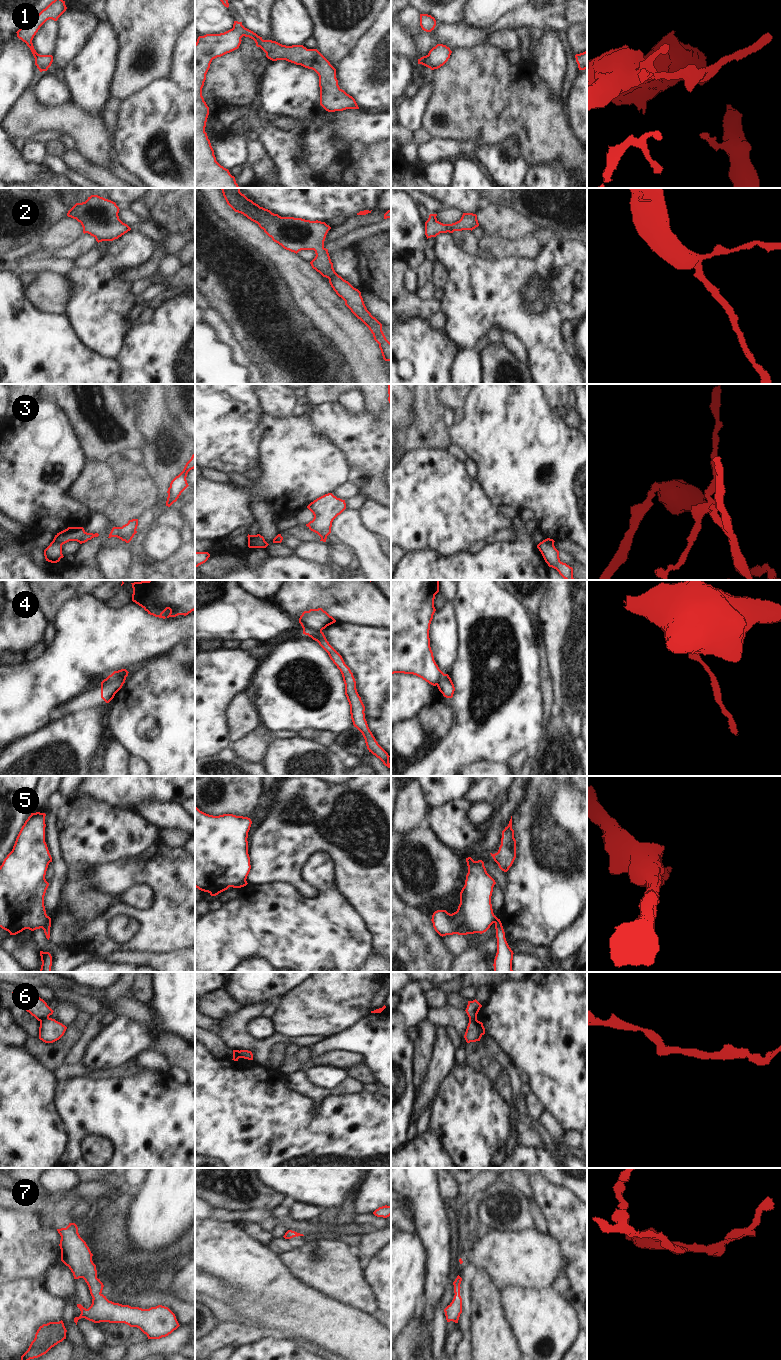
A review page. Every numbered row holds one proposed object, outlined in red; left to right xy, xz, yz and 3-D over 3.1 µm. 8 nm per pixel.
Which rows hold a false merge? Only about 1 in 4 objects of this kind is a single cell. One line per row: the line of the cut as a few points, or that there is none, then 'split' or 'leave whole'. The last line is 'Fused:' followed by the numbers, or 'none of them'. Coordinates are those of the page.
1: no cut; leave whole
2: no cut; leave whole
3: cut in xy along (52, 541), (58, 542), (61, 545); split
4: cut in xz along (303, 629), (305, 631), (321, 631); split
5: cut in xy along (50, 920), (42, 928); split
6: cut in xy along (48, 1016), (40, 1021); split
7: no cut; leave whole
Fused: 3, 4, 5, 6

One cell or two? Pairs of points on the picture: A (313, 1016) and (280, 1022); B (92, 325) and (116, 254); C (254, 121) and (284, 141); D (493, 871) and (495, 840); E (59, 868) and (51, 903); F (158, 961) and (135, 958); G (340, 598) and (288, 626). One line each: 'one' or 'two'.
A: one
B: one
C: one
D: two
E: one
F: one
G: two

